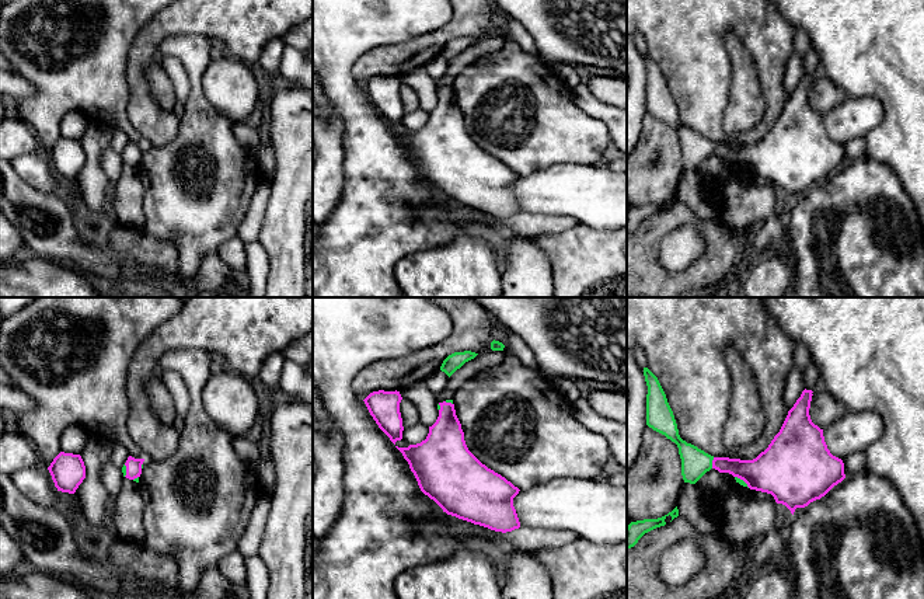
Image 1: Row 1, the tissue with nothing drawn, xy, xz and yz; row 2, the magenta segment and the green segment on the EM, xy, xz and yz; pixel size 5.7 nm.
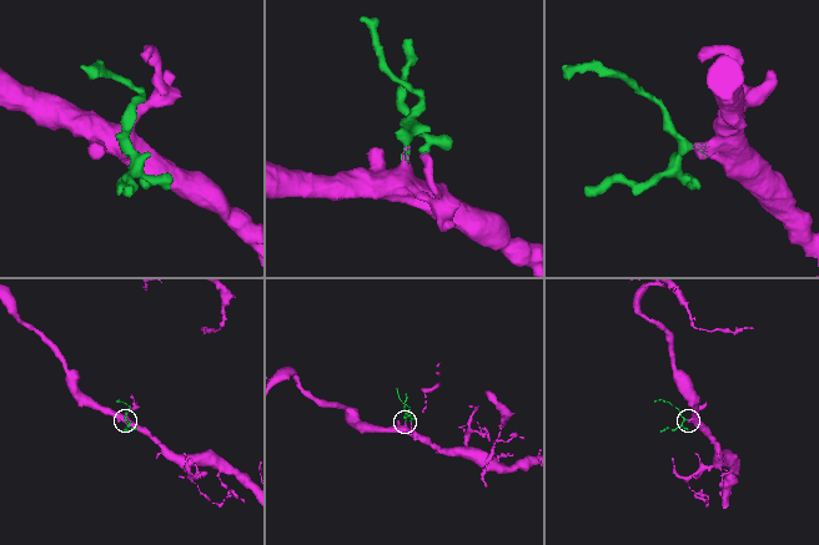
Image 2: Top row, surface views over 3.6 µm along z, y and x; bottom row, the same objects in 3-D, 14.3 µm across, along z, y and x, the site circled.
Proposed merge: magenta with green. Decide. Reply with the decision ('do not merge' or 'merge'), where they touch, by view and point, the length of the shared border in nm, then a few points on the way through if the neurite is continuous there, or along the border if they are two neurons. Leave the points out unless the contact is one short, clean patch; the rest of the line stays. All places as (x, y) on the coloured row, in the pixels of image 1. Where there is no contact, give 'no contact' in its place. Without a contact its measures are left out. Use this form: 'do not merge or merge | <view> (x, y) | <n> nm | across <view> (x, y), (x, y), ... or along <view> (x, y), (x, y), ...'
merge | yz (712, 463) | 70 nm | across yz (755, 473), (712, 463), (694, 462)

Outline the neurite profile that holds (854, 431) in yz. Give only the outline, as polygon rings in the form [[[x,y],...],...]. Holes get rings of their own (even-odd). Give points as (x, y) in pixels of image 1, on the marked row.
[[[845,411],[823,429],[823,436],[830,453],[844,460],[855,452],[865,452],[883,431],[885,421],[876,411]]]

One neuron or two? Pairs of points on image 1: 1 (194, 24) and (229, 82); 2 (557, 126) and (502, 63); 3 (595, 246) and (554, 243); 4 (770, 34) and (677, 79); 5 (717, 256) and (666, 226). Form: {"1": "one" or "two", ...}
{"1": "two", "2": "one", "3": "one", "4": "one", "5": "one"}

